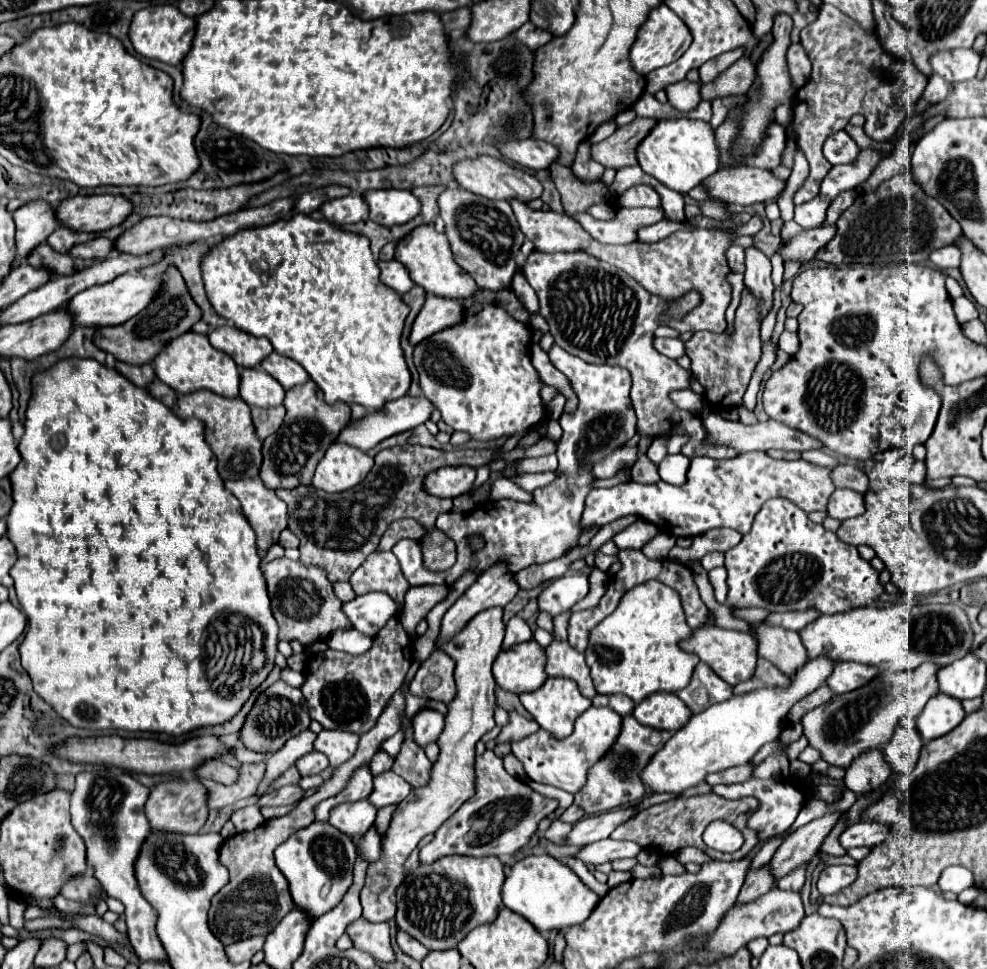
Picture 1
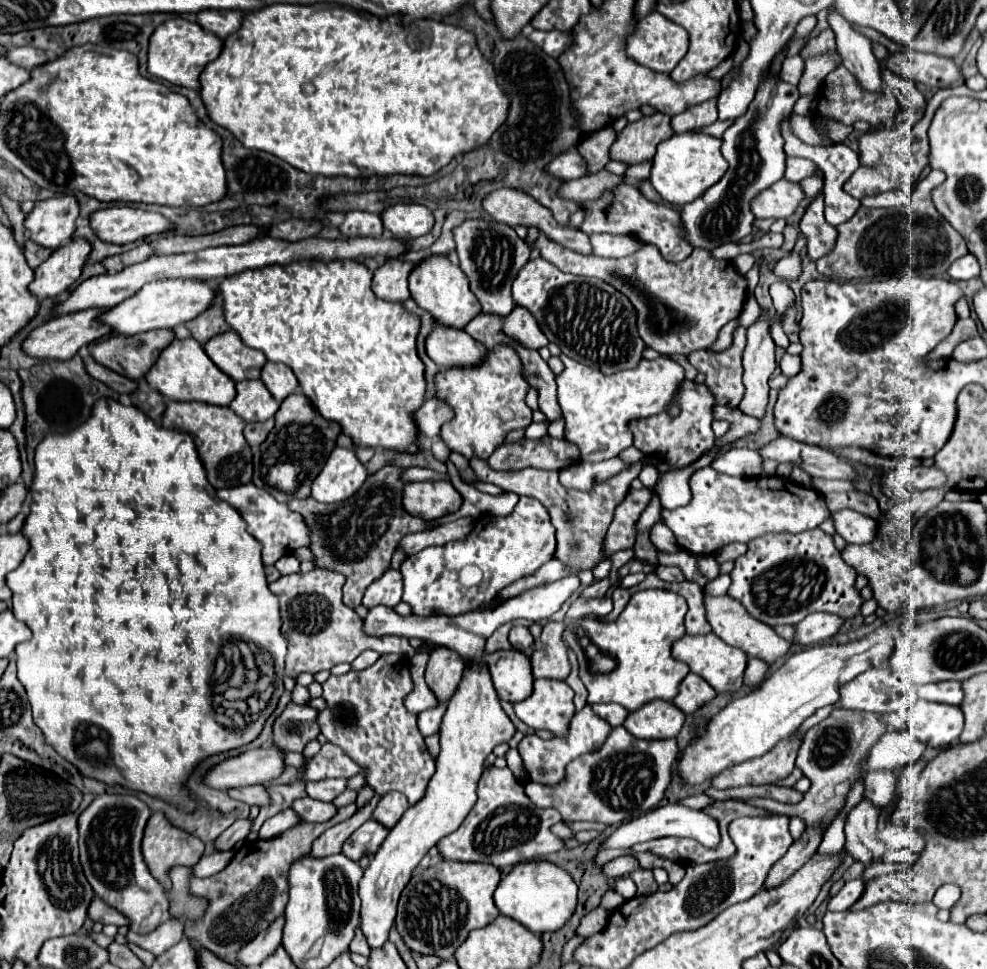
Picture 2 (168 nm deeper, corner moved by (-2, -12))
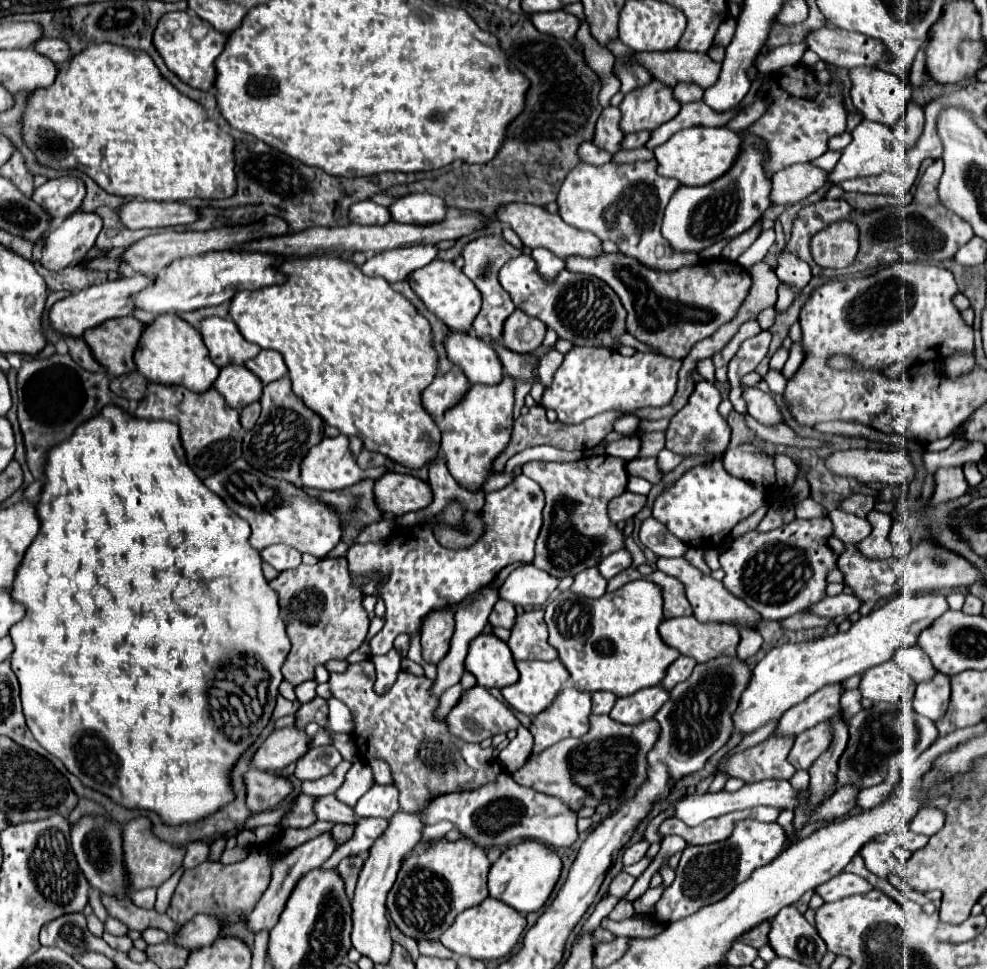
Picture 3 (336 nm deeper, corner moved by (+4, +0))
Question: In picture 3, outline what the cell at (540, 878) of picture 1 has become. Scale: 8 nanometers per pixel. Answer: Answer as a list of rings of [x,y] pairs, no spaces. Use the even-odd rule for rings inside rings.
[[[521,842],[515,846],[509,846],[501,858],[491,866],[489,870],[489,894],[511,908],[515,908],[521,914],[537,912],[543,908],[547,898],[551,896],[559,876],[561,876],[561,858],[549,850],[547,846],[539,842]]]

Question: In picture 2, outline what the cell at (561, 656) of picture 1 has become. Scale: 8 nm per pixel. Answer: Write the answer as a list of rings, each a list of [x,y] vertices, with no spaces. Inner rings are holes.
[[[547,622],[541,636],[533,642],[531,670],[535,678],[565,680],[571,672],[567,648],[561,640],[563,622]]]

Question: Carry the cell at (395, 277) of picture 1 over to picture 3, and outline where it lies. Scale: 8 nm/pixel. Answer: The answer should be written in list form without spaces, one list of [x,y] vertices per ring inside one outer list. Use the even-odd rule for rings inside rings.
[[[431,244],[407,246],[375,254],[361,266],[361,270],[367,276],[381,276],[389,284],[393,284],[405,280],[413,270],[423,268],[435,258],[437,258],[437,248]]]

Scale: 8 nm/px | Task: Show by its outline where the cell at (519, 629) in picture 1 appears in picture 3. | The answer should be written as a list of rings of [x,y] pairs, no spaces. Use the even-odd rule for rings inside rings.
[[[499,600],[499,602],[493,606],[493,612],[491,612],[491,616],[489,616],[489,622],[491,622],[493,626],[501,626],[501,628],[511,630],[511,628],[515,626],[515,618],[517,618],[515,608],[513,608],[511,604],[507,604],[505,600]]]

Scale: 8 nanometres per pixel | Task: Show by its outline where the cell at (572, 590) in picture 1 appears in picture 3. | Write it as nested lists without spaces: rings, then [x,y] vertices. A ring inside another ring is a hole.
[[[619,550],[611,556],[607,556],[601,564],[599,564],[599,572],[603,578],[613,578],[615,574],[619,574],[621,570],[629,568],[631,566],[631,554],[627,550]]]

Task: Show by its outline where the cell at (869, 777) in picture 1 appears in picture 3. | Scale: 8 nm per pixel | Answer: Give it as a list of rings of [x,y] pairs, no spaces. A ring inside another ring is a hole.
[[[871,840],[867,846],[861,848],[859,854],[863,856],[865,866],[881,878],[887,878],[889,872],[897,866],[897,860],[895,860],[893,852],[879,840]]]

